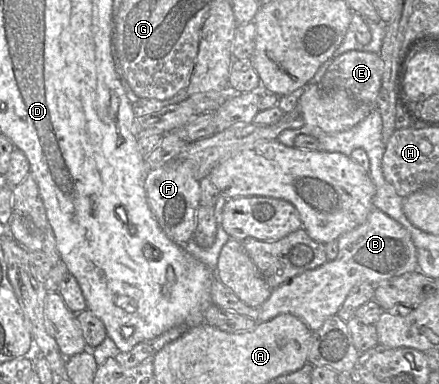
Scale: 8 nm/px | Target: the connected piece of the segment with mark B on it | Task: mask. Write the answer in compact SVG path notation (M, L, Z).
M373 208L361 225L342 234L336 241L336 259L306 271L272 290L260 307L257 323L269 321L280 314L292 314L315 332L328 317L337 314L357 283L379 284L417 269L417 253L410 233L381 210Z

